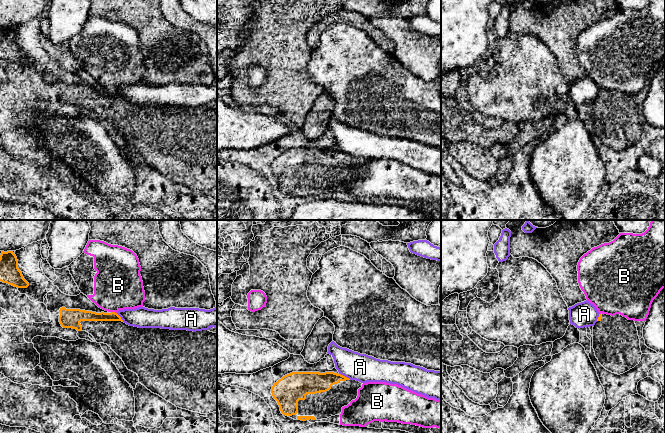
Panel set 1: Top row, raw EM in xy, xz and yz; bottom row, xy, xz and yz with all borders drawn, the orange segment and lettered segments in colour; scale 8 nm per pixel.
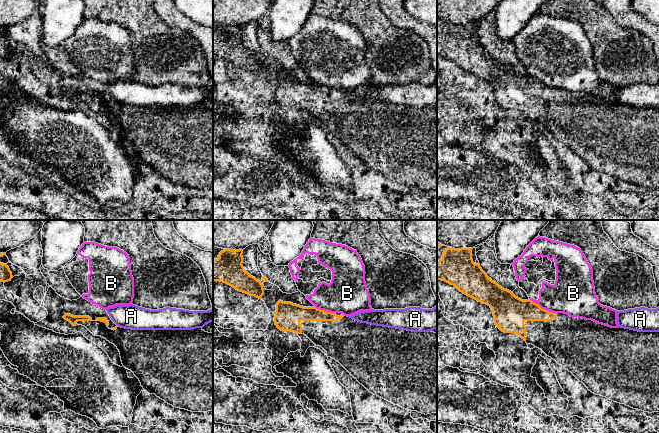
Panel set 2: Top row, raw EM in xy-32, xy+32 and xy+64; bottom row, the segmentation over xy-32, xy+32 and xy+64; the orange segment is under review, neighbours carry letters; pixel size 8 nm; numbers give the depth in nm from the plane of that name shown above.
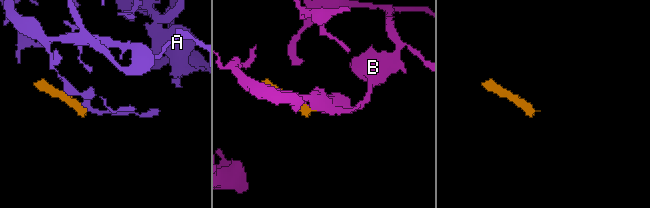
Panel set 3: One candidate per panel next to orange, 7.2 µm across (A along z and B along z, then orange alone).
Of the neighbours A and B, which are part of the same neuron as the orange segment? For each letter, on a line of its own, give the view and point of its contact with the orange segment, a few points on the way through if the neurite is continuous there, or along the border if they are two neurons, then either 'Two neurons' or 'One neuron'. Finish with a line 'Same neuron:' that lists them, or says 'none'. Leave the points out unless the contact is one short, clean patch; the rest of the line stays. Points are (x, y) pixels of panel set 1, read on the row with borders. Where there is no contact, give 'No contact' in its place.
A: Touches orange at xz (344, 376). Boundary: xz (339, 373), (349, 378). Two neurons
B: Touches orange at xy (114, 312). Two neurons
Same neuron: none

